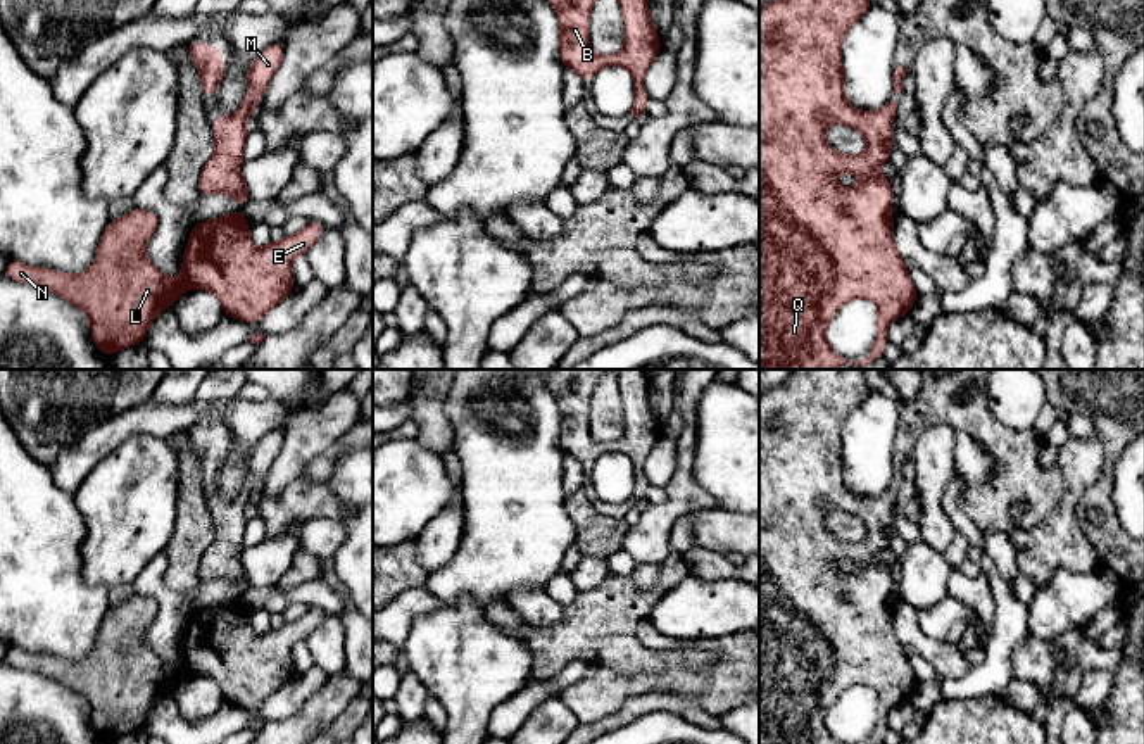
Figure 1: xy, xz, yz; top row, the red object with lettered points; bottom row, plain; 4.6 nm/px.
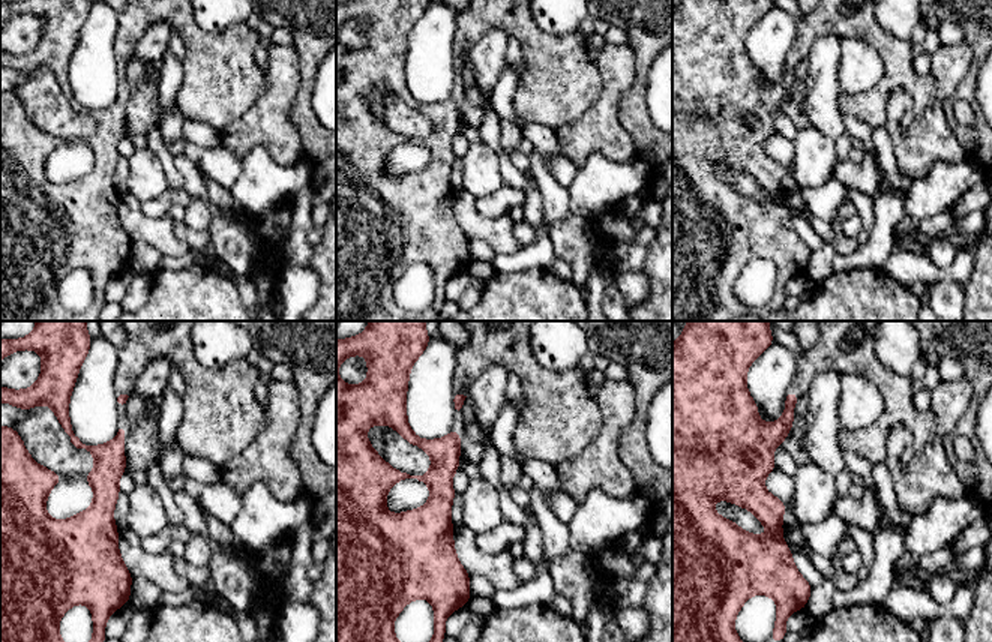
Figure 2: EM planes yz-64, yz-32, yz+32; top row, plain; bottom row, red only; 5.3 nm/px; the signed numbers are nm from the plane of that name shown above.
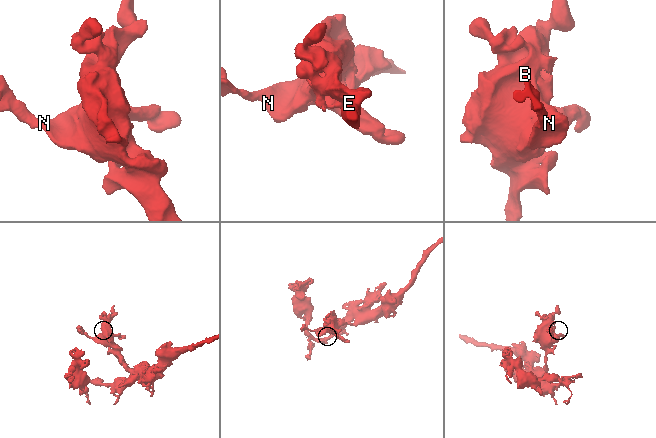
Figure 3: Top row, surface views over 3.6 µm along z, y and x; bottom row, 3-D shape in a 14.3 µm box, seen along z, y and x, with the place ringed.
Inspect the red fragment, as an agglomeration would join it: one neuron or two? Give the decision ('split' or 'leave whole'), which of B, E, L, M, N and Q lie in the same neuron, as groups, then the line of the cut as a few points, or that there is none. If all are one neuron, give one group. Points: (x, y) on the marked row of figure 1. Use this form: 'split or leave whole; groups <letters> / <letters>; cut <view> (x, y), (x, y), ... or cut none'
leave whole; groups B E L M N Q; cut none

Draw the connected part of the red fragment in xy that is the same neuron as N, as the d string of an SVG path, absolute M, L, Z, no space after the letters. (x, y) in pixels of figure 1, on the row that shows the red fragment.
M140 207L109 221L93 264L81 274L33 268L16 259L7 262L3 274L83 309L91 338L107 357L143 342L154 318L173 307L185 288L212 292L226 316L259 323L295 288L293 259L307 254L324 231L319 221L309 219L302 231L259 249L250 240L243 211L207 219L192 228L181 274L169 280L145 252L157 224L157 212Z

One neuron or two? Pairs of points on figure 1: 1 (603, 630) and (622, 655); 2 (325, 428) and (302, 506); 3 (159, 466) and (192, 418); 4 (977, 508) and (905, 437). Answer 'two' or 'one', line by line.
1: one
2: two
3: two
4: one

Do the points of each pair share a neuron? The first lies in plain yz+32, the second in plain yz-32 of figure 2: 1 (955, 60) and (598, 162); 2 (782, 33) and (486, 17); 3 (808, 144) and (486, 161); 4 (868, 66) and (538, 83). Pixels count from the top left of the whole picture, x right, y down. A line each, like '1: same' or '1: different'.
1: different
2: different
3: same
4: different

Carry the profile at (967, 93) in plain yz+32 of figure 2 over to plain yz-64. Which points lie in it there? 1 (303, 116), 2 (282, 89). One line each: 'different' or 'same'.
1: same
2: different

